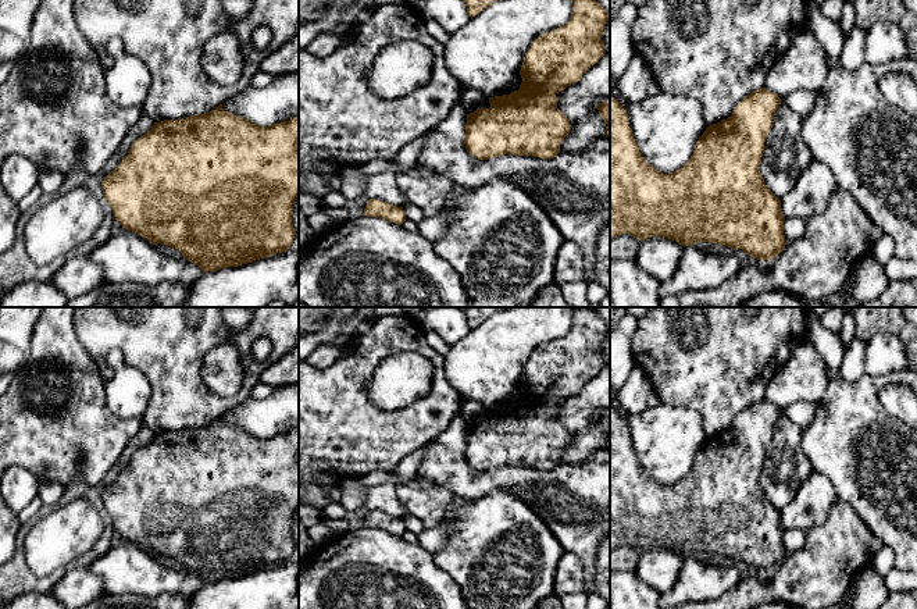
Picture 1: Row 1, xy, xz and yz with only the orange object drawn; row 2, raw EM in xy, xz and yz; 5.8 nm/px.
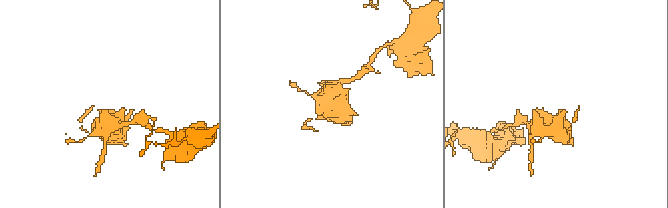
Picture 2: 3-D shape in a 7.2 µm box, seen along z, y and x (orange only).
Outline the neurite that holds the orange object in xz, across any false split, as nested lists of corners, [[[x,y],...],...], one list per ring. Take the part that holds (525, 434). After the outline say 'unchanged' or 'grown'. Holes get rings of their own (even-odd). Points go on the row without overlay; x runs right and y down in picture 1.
[[[574,307],[571,330],[565,336],[539,346],[528,360],[520,381],[522,393],[510,406],[489,409],[489,420],[467,425],[464,456],[467,463],[488,471],[504,466],[553,470],[570,445],[570,431],[557,420],[556,406],[581,392],[603,367],[603,341],[610,327],[589,307]]]; unchanged

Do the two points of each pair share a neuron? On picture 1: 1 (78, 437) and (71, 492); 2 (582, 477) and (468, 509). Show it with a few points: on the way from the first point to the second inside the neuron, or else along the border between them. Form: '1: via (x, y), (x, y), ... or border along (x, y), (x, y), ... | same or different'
1: border along (65, 484), (81, 477), (93, 487) | different
2: border along (484, 495), (507, 488), (541, 517) | different

